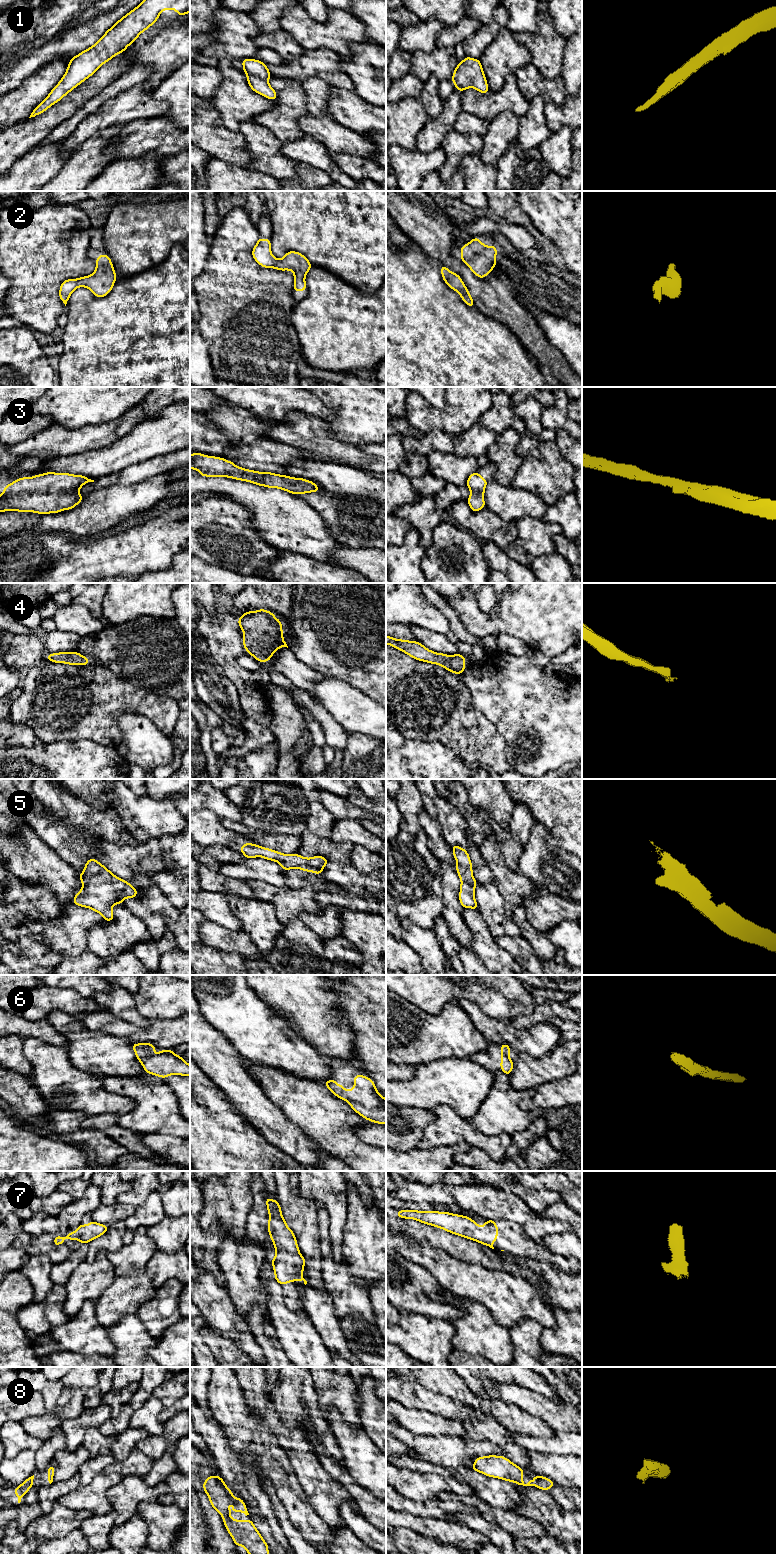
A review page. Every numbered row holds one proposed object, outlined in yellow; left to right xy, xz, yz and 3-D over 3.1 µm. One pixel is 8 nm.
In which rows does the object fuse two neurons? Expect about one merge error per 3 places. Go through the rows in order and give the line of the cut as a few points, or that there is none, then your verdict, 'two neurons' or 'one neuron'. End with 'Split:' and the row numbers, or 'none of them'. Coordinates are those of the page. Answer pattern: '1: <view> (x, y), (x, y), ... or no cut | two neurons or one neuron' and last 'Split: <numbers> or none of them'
1: no cut | one neuron
2: no cut | one neuron
3: no cut | one neuron
4: no cut | one neuron
5: no cut | one neuron
6: no cut | one neuron
7: no cut | one neuron
8: no cut | one neuron
Split: none of them

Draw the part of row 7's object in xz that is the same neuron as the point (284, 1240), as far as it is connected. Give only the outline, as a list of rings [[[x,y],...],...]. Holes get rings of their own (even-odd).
[[[267,1196],[266,1206],[269,1213],[268,1233],[271,1240],[273,1241],[276,1251],[275,1257],[271,1260],[275,1280],[281,1286],[292,1281],[298,1281],[300,1283],[302,1280],[306,1285],[307,1281],[303,1278],[303,1270],[306,1259],[300,1254],[295,1234],[287,1226],[286,1221],[283,1218],[278,1200],[272,1200]]]

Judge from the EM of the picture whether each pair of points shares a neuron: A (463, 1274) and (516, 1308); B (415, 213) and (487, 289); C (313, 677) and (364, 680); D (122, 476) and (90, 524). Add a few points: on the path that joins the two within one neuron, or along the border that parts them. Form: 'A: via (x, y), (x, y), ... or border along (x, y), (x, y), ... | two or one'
A: via (476, 1282), (491, 1287), (503, 1295) | one
B: via (434, 234), (442, 252), (466, 275) | one
C: border along (303, 662), (324, 675) | two
D: border along (140, 481), (134, 484), (112, 484), (96, 489) | two

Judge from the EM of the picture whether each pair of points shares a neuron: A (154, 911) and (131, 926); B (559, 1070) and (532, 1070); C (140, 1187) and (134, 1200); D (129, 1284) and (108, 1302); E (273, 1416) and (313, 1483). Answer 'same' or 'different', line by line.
A: different
B: same
C: same
D: same
E: same

